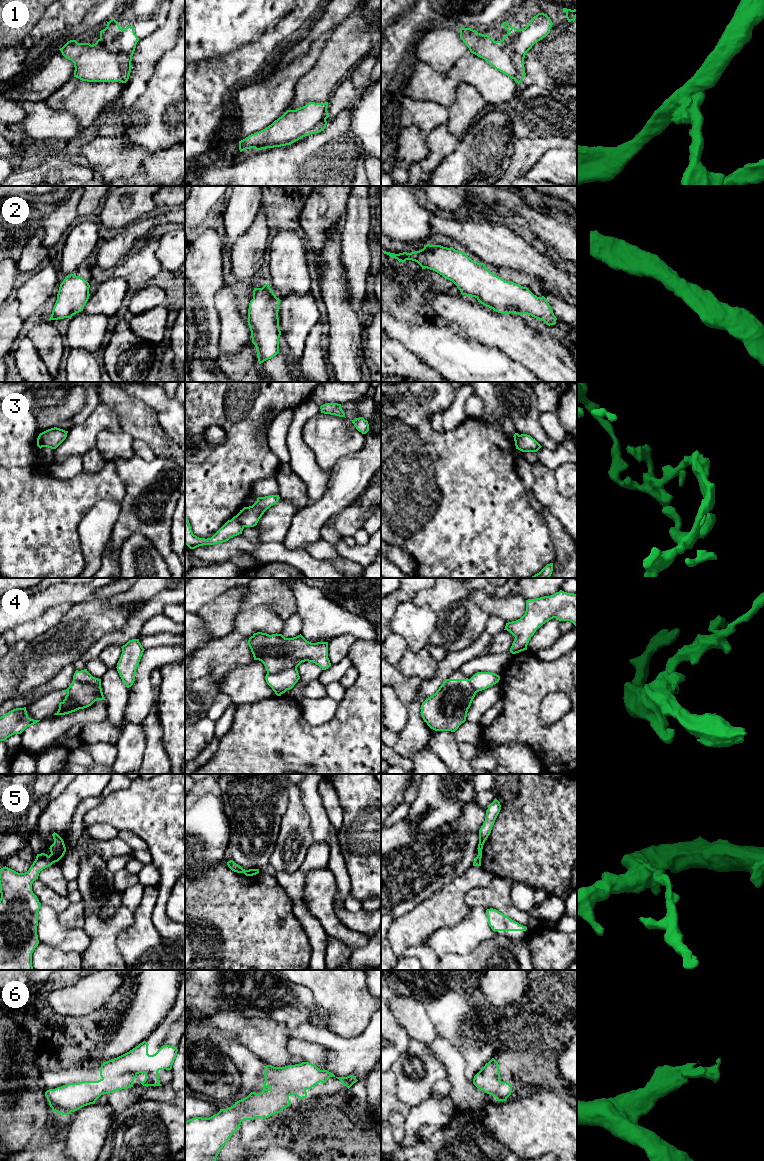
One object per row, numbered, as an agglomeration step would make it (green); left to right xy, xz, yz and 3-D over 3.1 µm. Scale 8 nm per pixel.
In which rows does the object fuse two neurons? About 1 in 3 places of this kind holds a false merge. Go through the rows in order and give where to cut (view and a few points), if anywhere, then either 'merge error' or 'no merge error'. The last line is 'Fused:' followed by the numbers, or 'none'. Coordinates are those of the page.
1: cut in xy along (94, 44), (105, 48), (116, 57), (120, 68), (119, 80); merge error
2: no cut; no merge error
3: cut in xz along (235, 516), (244, 526); merge error
4: cut in xz along (296, 667), (291, 667), (281, 672), (267, 673); merge error
5: cut in xy along (48, 856), (56, 861); merge error
6: no cut; no merge error
Fused: 1, 3, 4, 5

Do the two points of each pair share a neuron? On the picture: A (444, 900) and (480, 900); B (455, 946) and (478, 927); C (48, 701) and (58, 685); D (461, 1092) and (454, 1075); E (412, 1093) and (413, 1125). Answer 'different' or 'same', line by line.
A: different
B: same
C: different
D: same
E: different

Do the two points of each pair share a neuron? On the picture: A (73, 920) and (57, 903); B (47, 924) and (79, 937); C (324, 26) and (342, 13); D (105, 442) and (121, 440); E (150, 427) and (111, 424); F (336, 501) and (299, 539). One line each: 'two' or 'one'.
A: two
B: one
C: one
D: one
E: two
F: one

